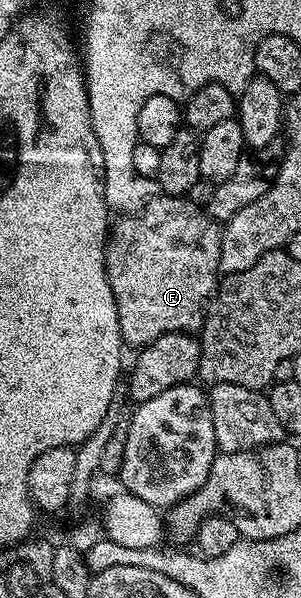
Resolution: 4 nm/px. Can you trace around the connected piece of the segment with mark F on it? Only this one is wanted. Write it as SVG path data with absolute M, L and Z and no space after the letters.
M160 195L154 197L144 209L130 215L123 215L118 218L119 222L110 226L107 235L107 250L105 251L105 267L107 268L107 278L109 279L109 287L113 291L113 299L117 303L117 319L121 327L121 335L124 342L128 346L142 347L153 343L157 339L161 339L161 335L169 335L170 333L189 333L194 334L196 331L202 330L203 321L207 317L207 306L211 304L220 284L221 270L221 239L223 231L220 222L214 221L206 208L202 204L194 205L191 199L187 197L168 197Z

